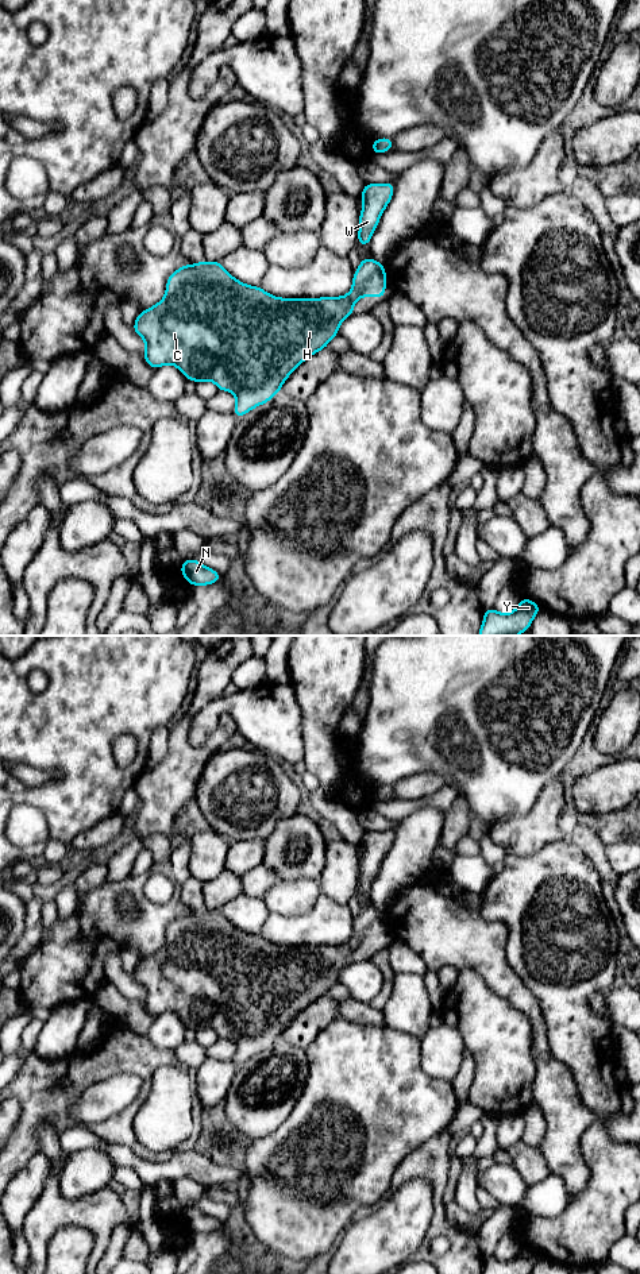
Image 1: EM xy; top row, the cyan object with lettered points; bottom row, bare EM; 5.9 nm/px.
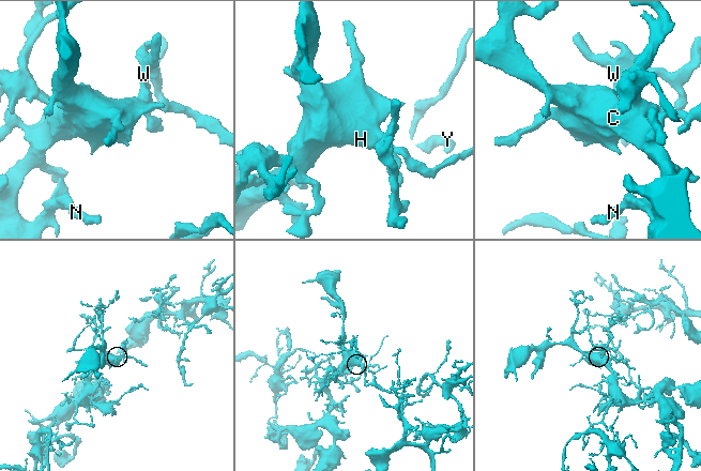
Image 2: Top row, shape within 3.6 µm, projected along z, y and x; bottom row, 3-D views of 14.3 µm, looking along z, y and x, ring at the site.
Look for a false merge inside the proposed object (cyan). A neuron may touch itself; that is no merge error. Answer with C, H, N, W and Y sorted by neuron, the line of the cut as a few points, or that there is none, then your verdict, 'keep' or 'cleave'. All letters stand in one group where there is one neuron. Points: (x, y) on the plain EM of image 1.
C H N W Y; no cut; keep

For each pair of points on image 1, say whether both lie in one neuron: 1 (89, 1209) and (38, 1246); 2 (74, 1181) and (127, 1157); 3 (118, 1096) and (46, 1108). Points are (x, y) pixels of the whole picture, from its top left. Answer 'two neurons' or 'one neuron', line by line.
1: one neuron
2: two neurons
3: two neurons

